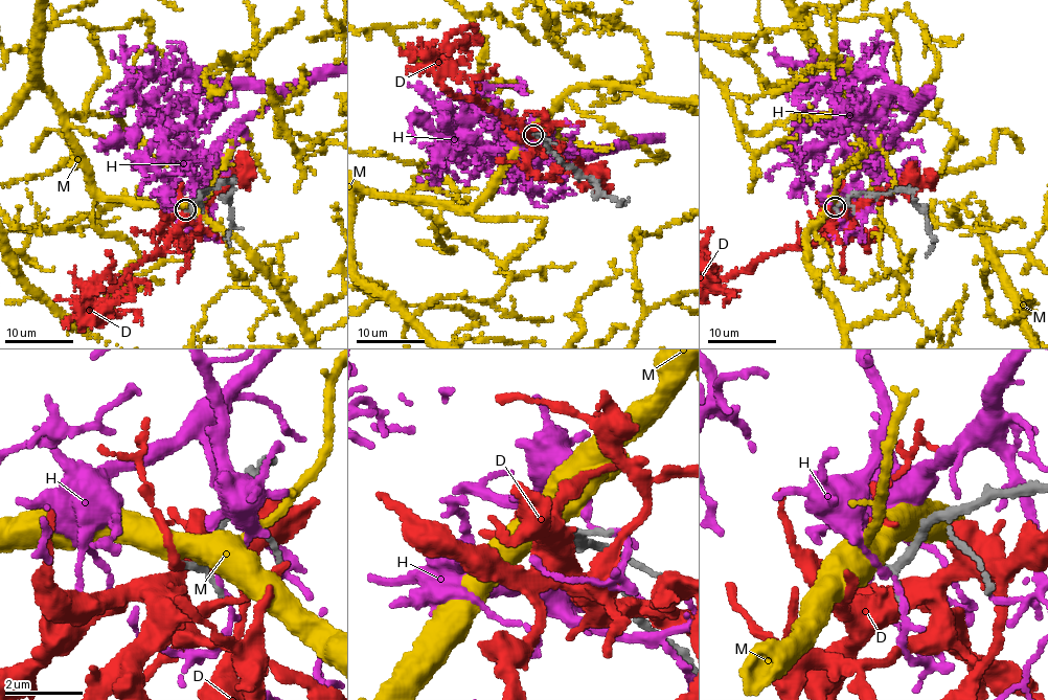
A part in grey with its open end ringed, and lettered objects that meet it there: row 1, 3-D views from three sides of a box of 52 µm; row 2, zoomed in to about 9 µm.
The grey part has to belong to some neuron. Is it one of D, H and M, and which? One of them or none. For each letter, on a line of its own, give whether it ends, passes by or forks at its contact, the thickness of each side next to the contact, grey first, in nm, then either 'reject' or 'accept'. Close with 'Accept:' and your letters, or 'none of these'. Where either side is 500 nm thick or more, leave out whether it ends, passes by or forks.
D: it passes by; 140 nm thick on the grey side, 170 nm on the other; reject
H: it passes by; 140 nm thick on the grey side, 140 nm on the other; reject
M: 180 nm thick on the grey side, 550 nm on the other; accept
Accept: M

